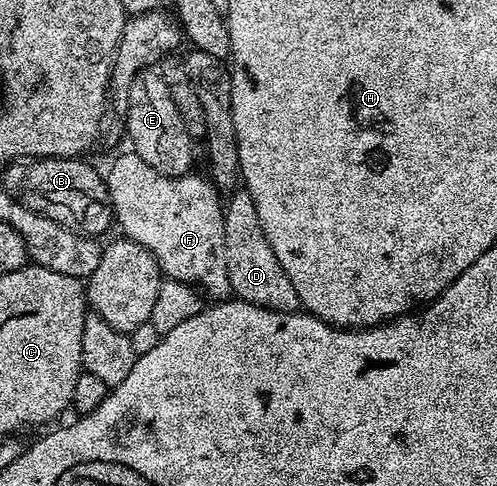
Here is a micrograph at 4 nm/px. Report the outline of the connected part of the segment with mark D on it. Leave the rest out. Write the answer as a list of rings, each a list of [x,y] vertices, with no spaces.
[[[236,188],[226,198],[223,211],[223,230],[225,231],[225,259],[229,271],[232,294],[238,300],[248,301],[257,307],[280,309],[283,313],[294,313],[300,308],[297,290],[289,283],[285,267],[273,255],[273,247],[257,219],[257,203],[248,195],[246,188]]]

